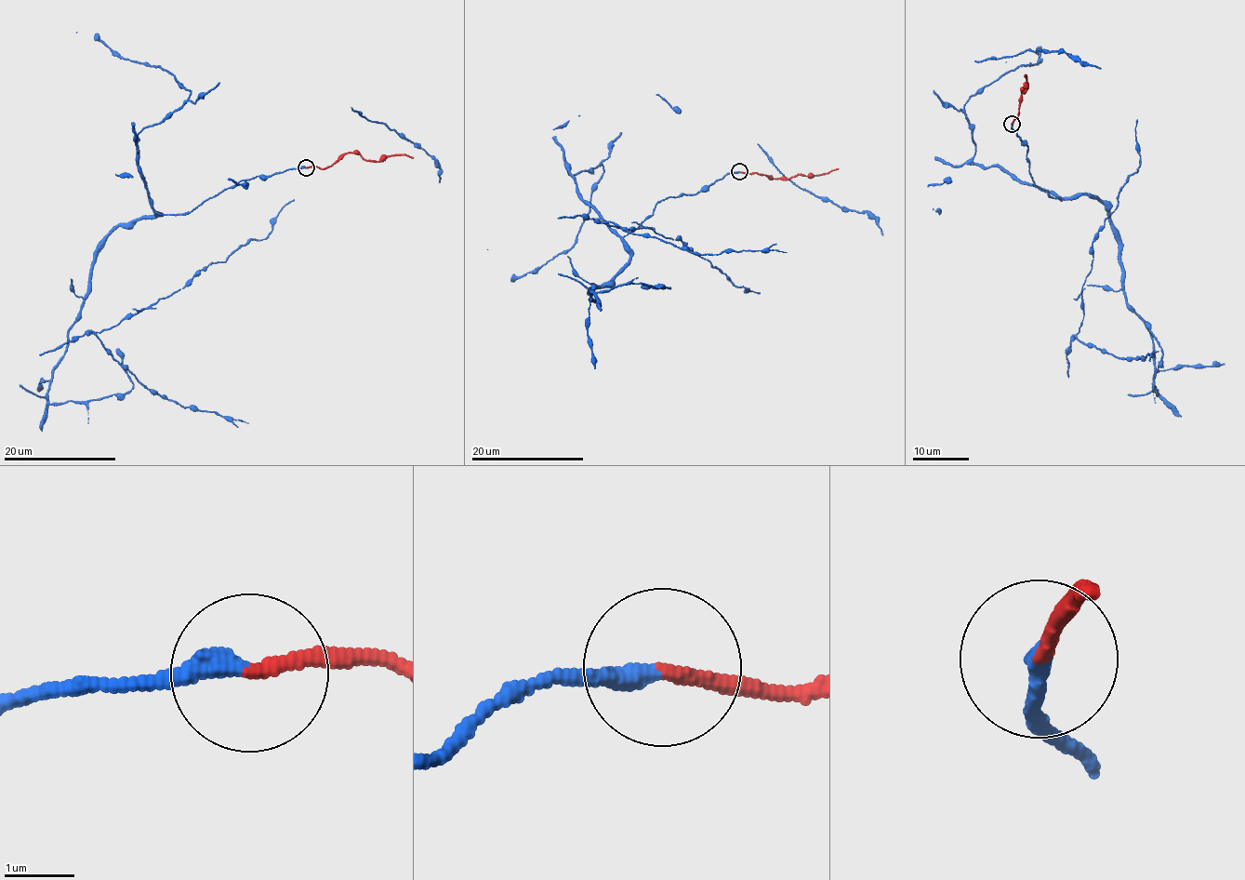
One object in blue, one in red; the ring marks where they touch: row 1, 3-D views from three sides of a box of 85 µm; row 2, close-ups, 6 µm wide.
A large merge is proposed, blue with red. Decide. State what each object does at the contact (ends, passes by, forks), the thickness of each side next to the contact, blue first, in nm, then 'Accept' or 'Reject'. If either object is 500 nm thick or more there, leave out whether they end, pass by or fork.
At the ring blue ends. At the ring red ends. Thickness 280 nm (blue) against 190 nm. Accept

